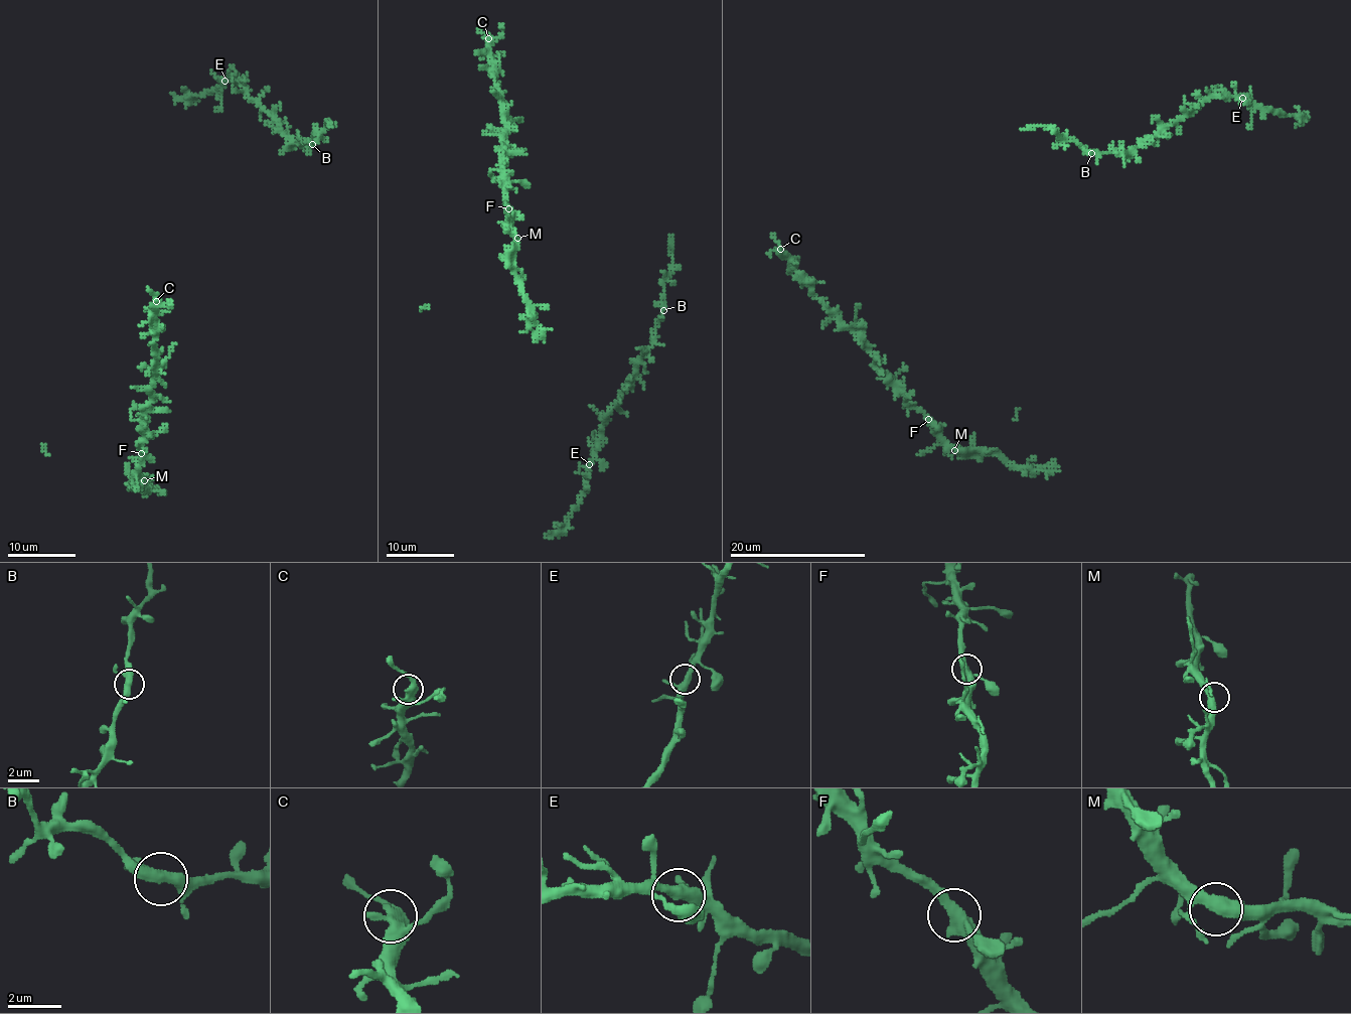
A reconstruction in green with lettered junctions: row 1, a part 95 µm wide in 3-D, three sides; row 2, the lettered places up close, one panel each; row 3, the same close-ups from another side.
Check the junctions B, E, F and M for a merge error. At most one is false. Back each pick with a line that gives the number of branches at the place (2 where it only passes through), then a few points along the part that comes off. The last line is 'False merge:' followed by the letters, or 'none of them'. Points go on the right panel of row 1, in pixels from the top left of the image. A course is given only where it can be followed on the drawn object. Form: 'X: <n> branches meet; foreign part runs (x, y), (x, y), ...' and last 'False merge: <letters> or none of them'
False merge: none of them

